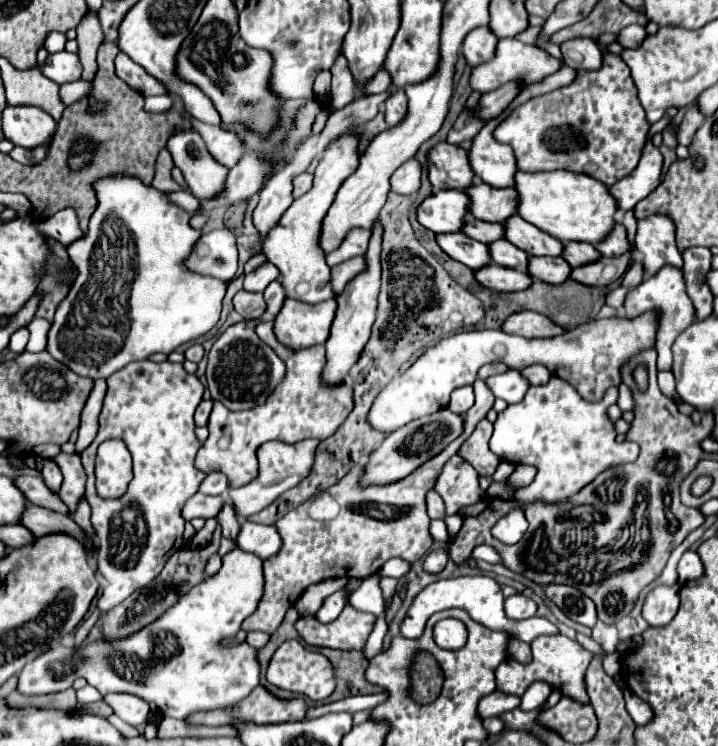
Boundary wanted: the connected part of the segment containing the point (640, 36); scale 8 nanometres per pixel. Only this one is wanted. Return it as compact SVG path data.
M631 25L631 27L627 27L627 29L623 29L623 31L619 33L619 43L625 45L627 49L635 49L635 47L639 47L639 45L643 43L645 37L647 37L645 27L641 27L641 25Z

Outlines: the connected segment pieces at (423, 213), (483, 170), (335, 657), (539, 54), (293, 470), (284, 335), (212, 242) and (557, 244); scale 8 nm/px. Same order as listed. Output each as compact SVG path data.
M439 191L439 193L433 193L431 197L427 197L419 205L417 217L419 217L419 223L423 227L431 229L433 233L459 233L459 231L463 231L465 215L469 215L469 207L471 207L471 199L465 191Z
M489 121L473 139L473 147L469 149L471 167L481 181L493 187L515 187L517 157L511 147L493 141L493 127L495 121Z
M323 649L323 655L333 663L335 677L337 677L337 689L327 701L337 701L349 695L367 695L367 693L379 693L383 687L371 685L365 681L365 669L367 659L359 651L335 651L335 649Z
M499 39L495 59L491 59L491 63L483 63L483 65L473 69L473 73L471 73L471 87L475 91L479 91L479 93L487 93L487 91L499 89L505 83L517 83L519 91L523 91L525 87L529 87L533 83L539 83L545 77L557 73L559 67L561 67L561 61L551 57L541 47L521 43L517 39Z
M303 439L297 443L283 443L283 441L267 441L259 447L257 457L259 457L259 475L239 487L239 489L231 489L227 495L233 503L233 507L237 509L237 517L245 519L247 515L259 513L261 509L265 509L267 505L271 505L281 493L289 491L291 487L297 487L309 473L315 461L315 449L319 445L319 439Z
M287 299L275 317L275 337L293 351L323 345L329 339L331 321L337 301L323 301L319 305L305 305Z
M215 229L201 235L187 267L203 275L215 275L225 283L237 273L237 235L229 229Z
M513 215L505 223L505 239L537 257L559 257L565 249L559 239L537 229L533 223L527 223L521 215Z

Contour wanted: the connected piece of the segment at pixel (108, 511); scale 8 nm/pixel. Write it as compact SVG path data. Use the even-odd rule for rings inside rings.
M143 361L143 363L131 363L131 367L123 367L123 371L117 371L107 379L107 393L103 399L103 409L99 415L99 433L93 439L93 443L81 453L81 461L87 473L87 487L85 487L85 497L91 505L91 523L95 529L95 537L99 541L99 567L97 571L105 577L107 585L97 601L97 607L101 613L111 611L117 607L121 601L125 601L133 591L145 587L151 583L161 569L165 567L167 559L183 547L183 527L185 519L181 515L181 509L185 503L191 499L191 495L197 493L199 483L205 479L201 471L193 467L193 459L201 443L195 437L195 423L193 423L193 413L197 405L201 403L205 393L203 383L199 377L189 375L183 365L179 363L153 363L153 361ZM107 439L121 439L125 441L127 449L133 455L133 481L129 483L127 493L121 499L101 499L95 493L95 457L97 457L97 447L107 441Z

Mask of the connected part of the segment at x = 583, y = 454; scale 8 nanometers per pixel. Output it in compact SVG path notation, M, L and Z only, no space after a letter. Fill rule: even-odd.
M551 375L547 385L539 385L539 387L529 387L525 399L517 405L509 405L505 411L499 413L497 421L495 421L495 433L491 437L491 451L501 457L503 461L511 461L511 463L523 463L523 465L533 465L537 467L537 475L535 481L523 489L517 489L513 493L513 501L517 503L517 507L513 507L509 513L505 513L497 525L491 529L493 537L497 537L503 543L517 543L523 533L527 531L527 519L525 519L525 505L527 503L559 503L565 501L569 497L573 497L577 491L581 491L581 487L585 487L587 483L591 483L599 473L623 465L623 463L633 463L639 455L639 445L631 443L631 445L623 445L617 441L617 431L615 431L615 423L609 419L607 409L611 405L617 403L617 387L611 387L611 391L603 397L603 403L587 403L583 399L579 399L579 393L561 377Z

